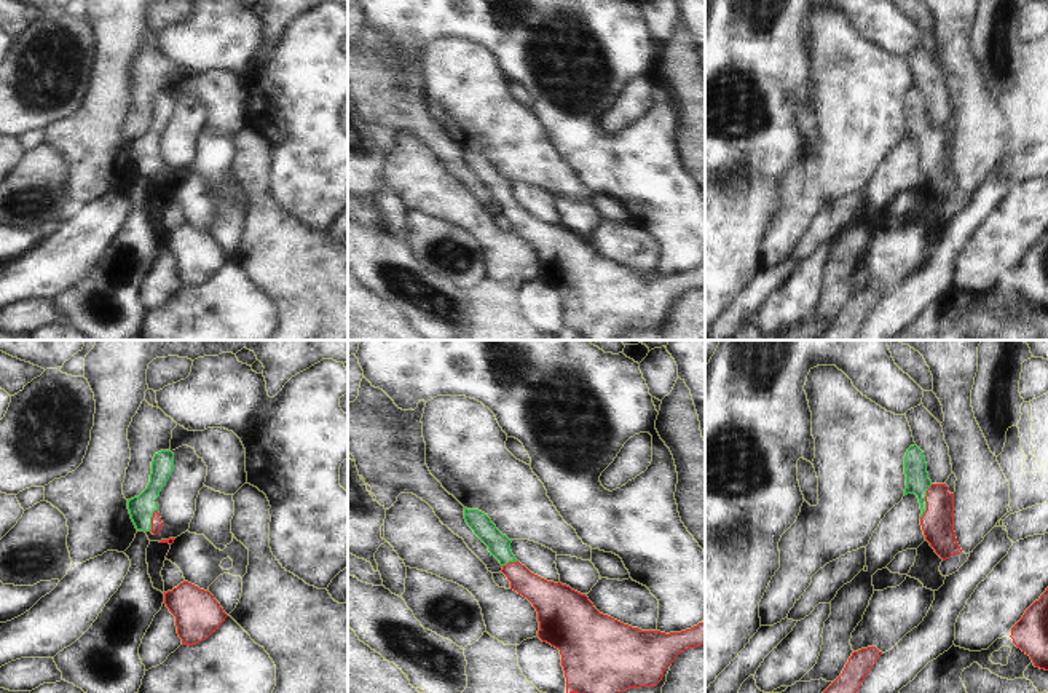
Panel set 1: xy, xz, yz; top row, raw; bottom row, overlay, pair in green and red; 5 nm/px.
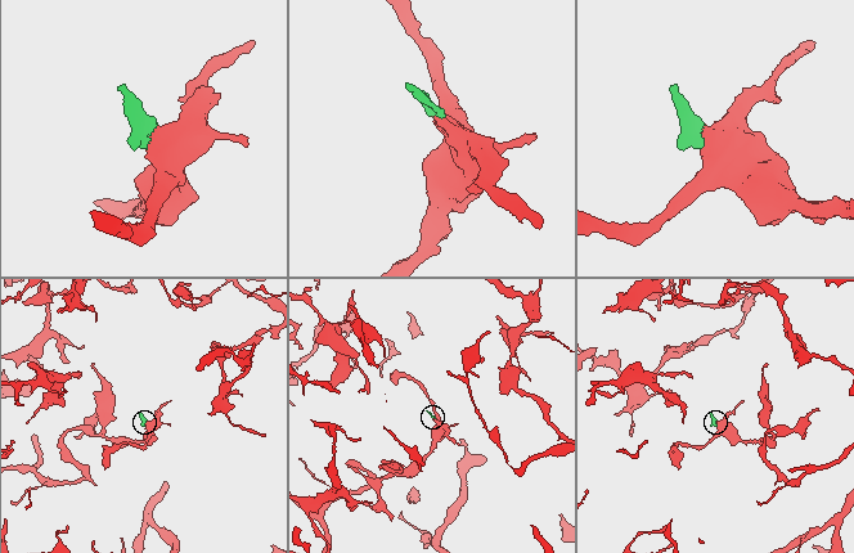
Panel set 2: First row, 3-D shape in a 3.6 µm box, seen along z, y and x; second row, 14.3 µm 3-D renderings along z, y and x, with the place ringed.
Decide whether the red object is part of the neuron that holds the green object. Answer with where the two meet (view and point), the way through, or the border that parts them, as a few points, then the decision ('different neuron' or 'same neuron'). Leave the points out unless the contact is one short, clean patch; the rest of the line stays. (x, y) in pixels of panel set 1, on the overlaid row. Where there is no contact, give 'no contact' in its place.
meets green in yz at (925, 502); runs through yz (917, 481), (925, 491), (925, 502), (937, 513), (937, 522); same neuron

